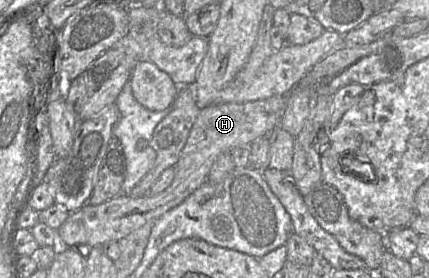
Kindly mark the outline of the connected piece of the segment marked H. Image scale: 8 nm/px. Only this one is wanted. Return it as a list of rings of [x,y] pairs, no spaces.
[[[275,95],[246,103],[211,104],[201,108],[174,167],[175,177],[168,188],[157,195],[132,197],[119,194],[99,205],[86,203],[82,208],[71,212],[57,229],[60,245],[69,248],[79,245],[95,247],[110,241],[119,242],[146,223],[155,222],[206,182],[214,161],[221,153],[232,151],[236,147],[249,146],[256,139],[268,136],[279,125],[286,104],[287,95]]]

